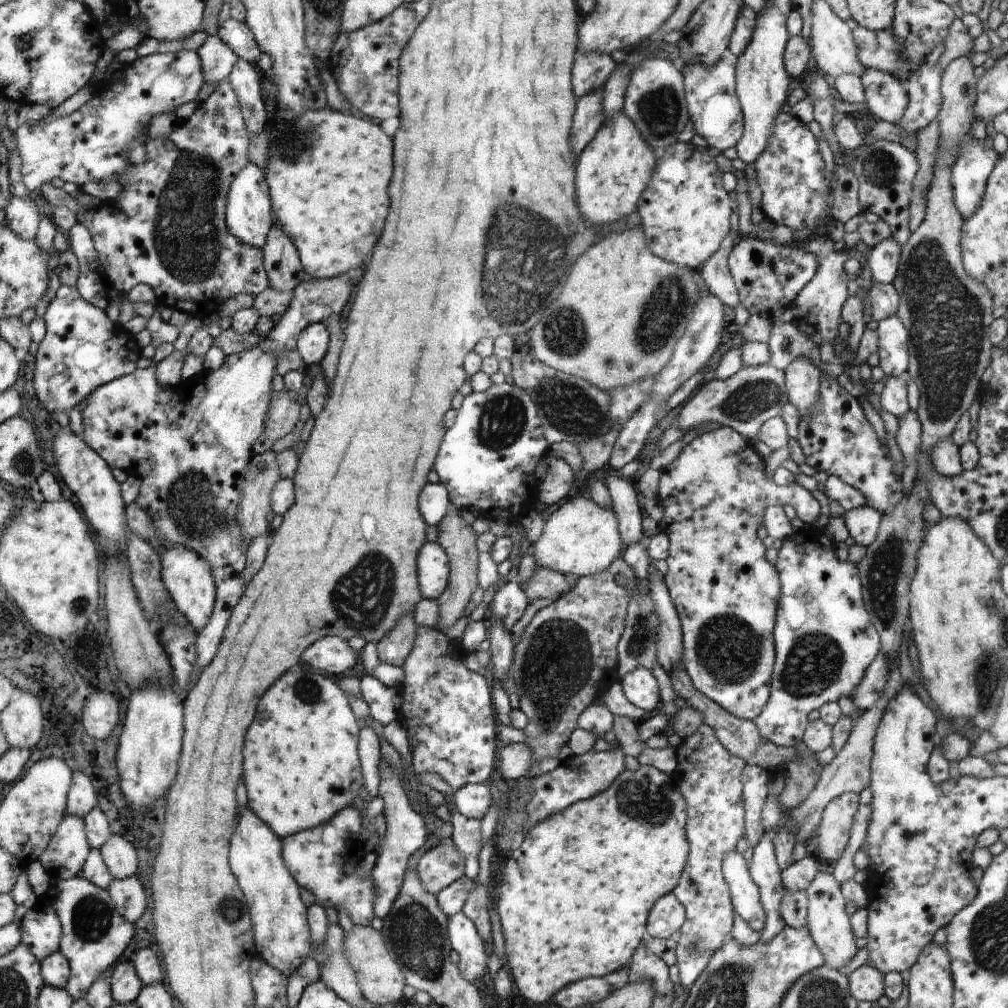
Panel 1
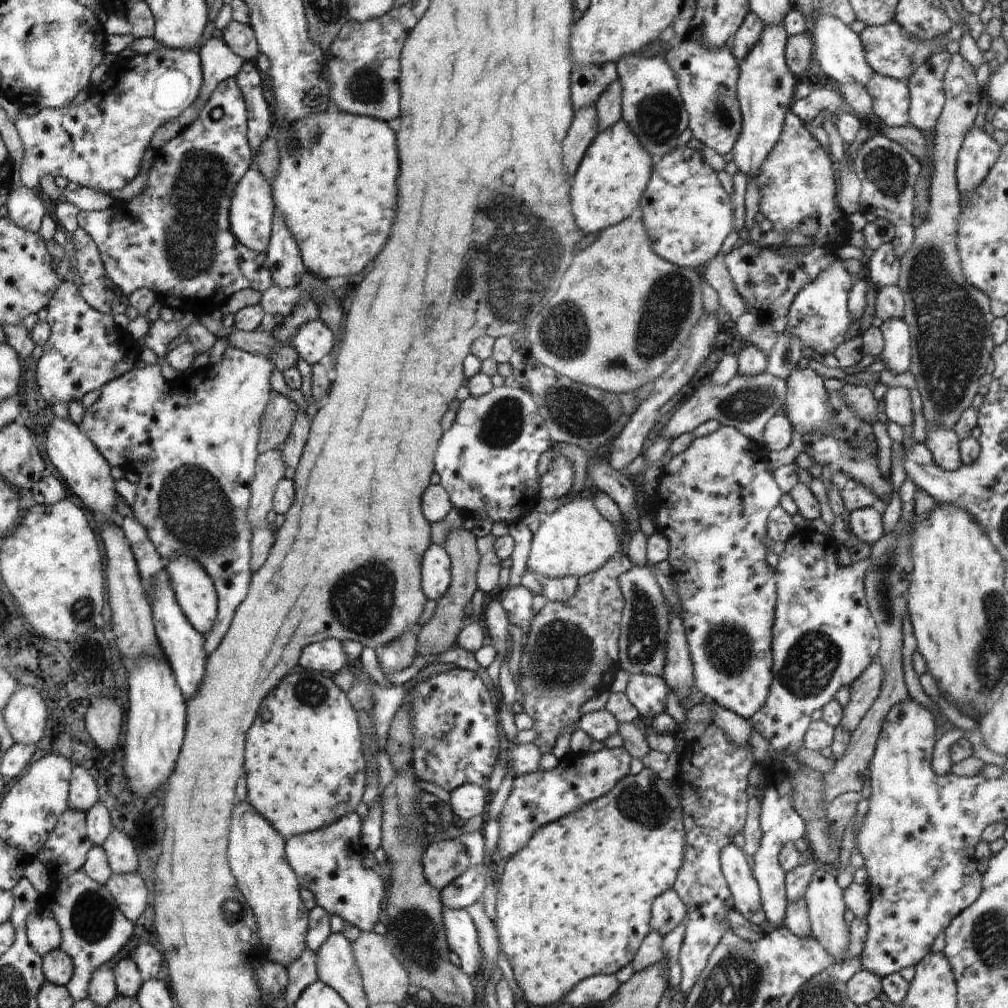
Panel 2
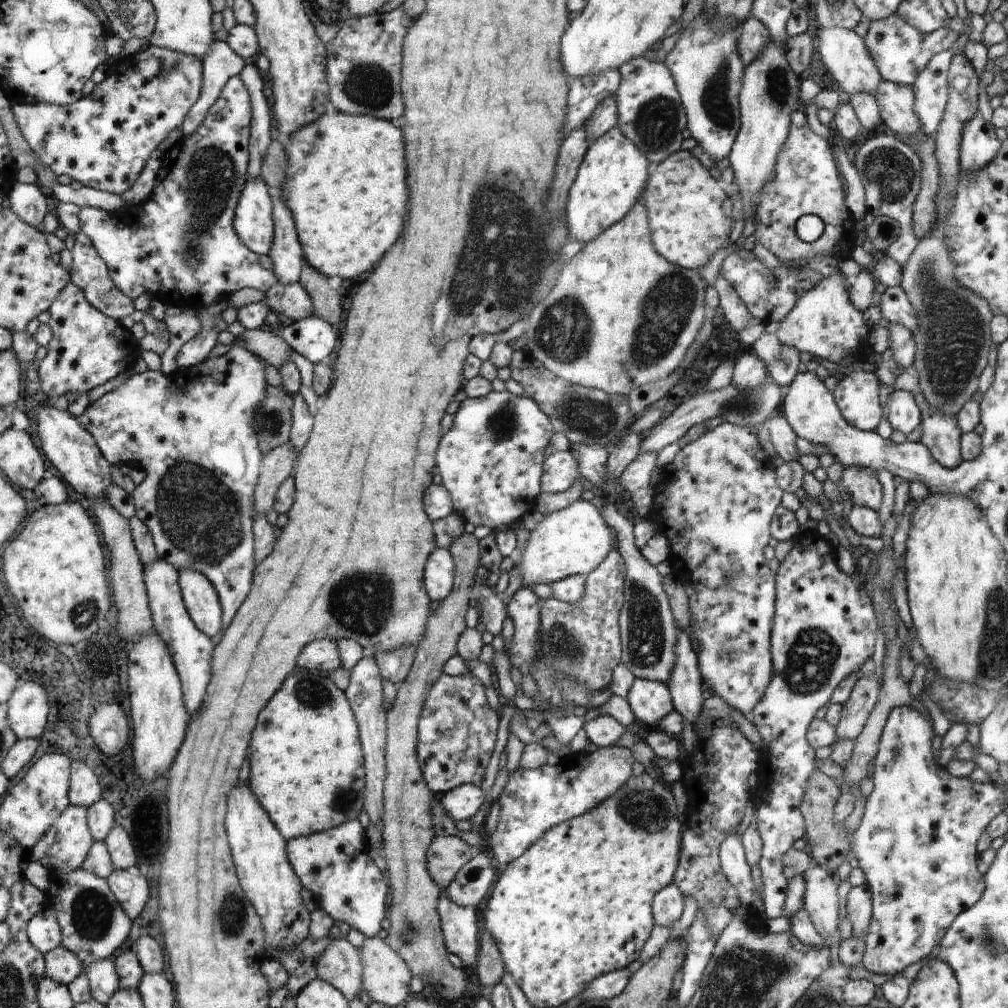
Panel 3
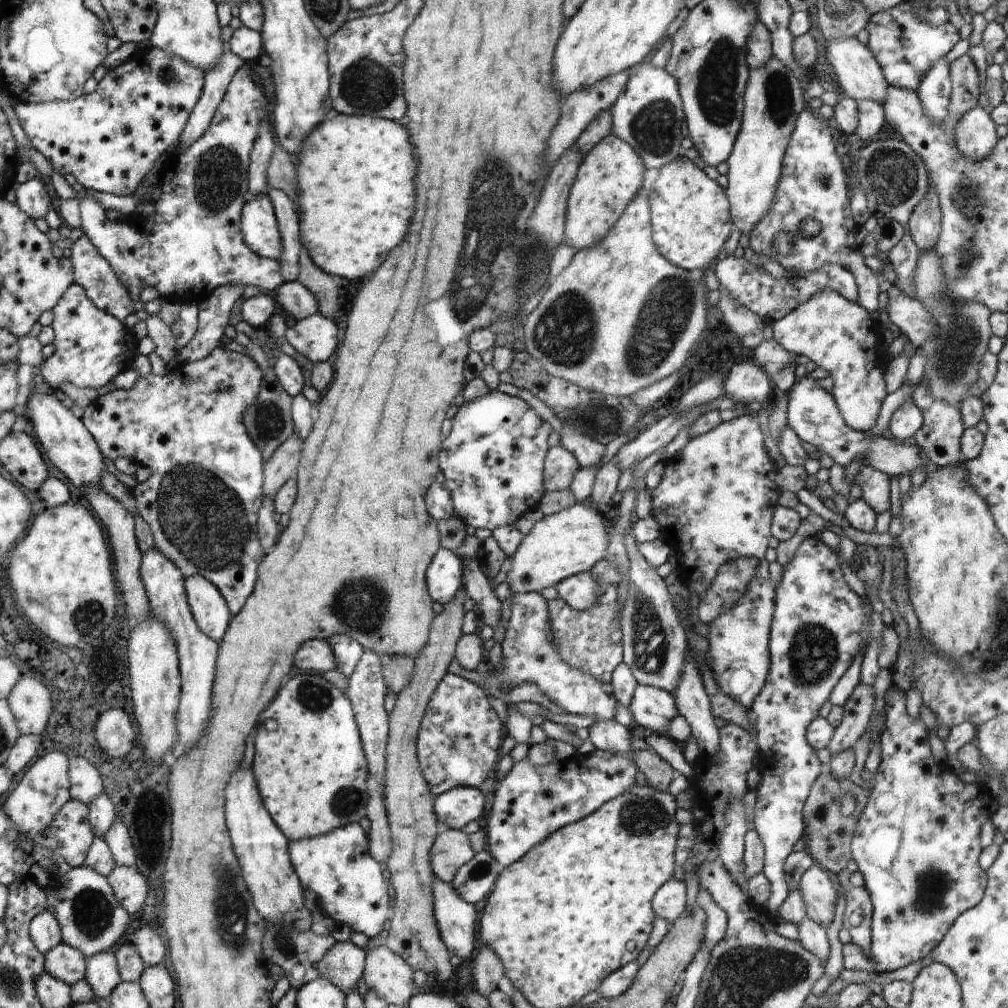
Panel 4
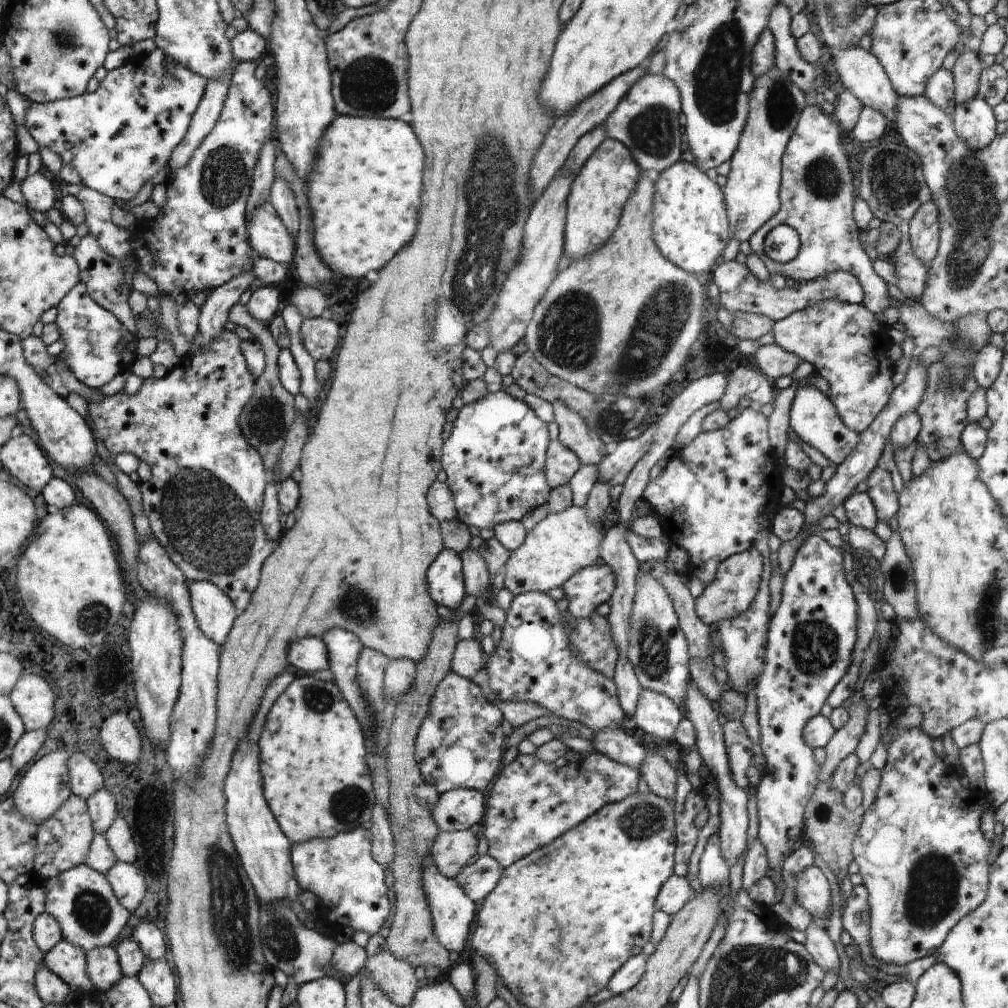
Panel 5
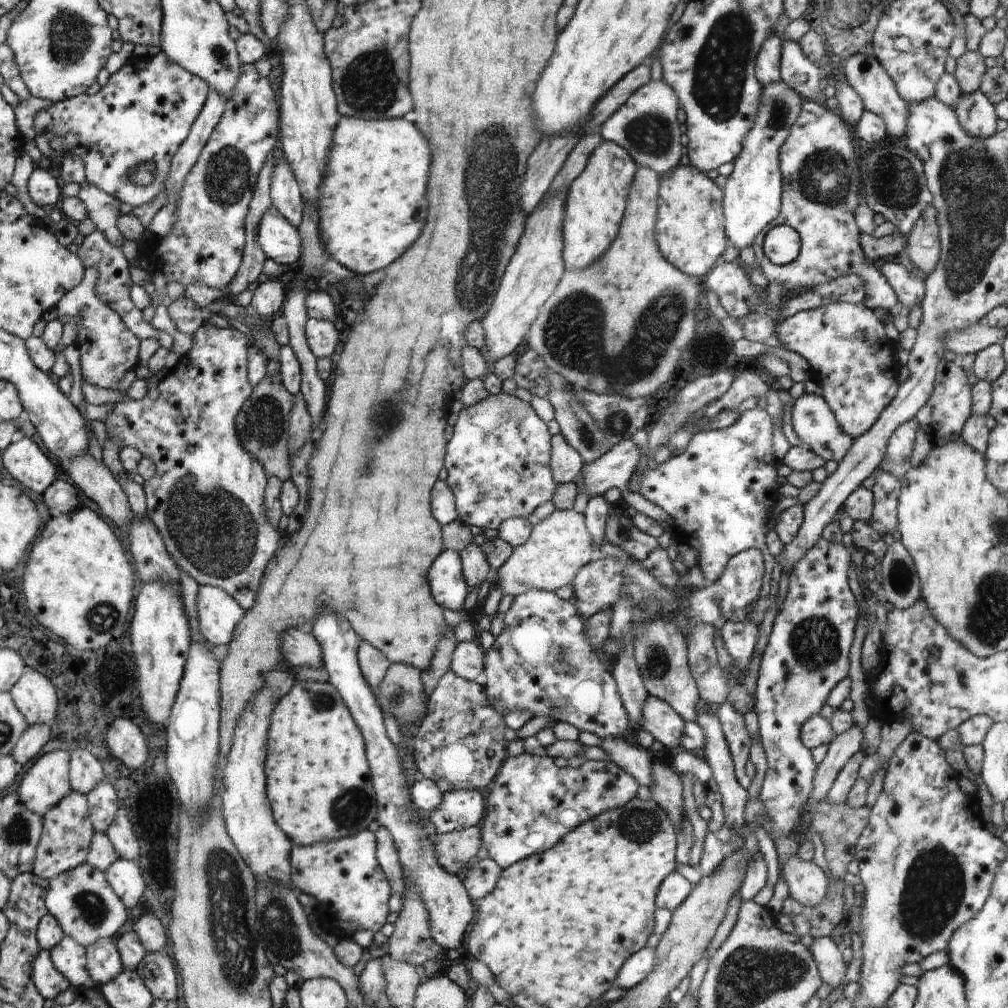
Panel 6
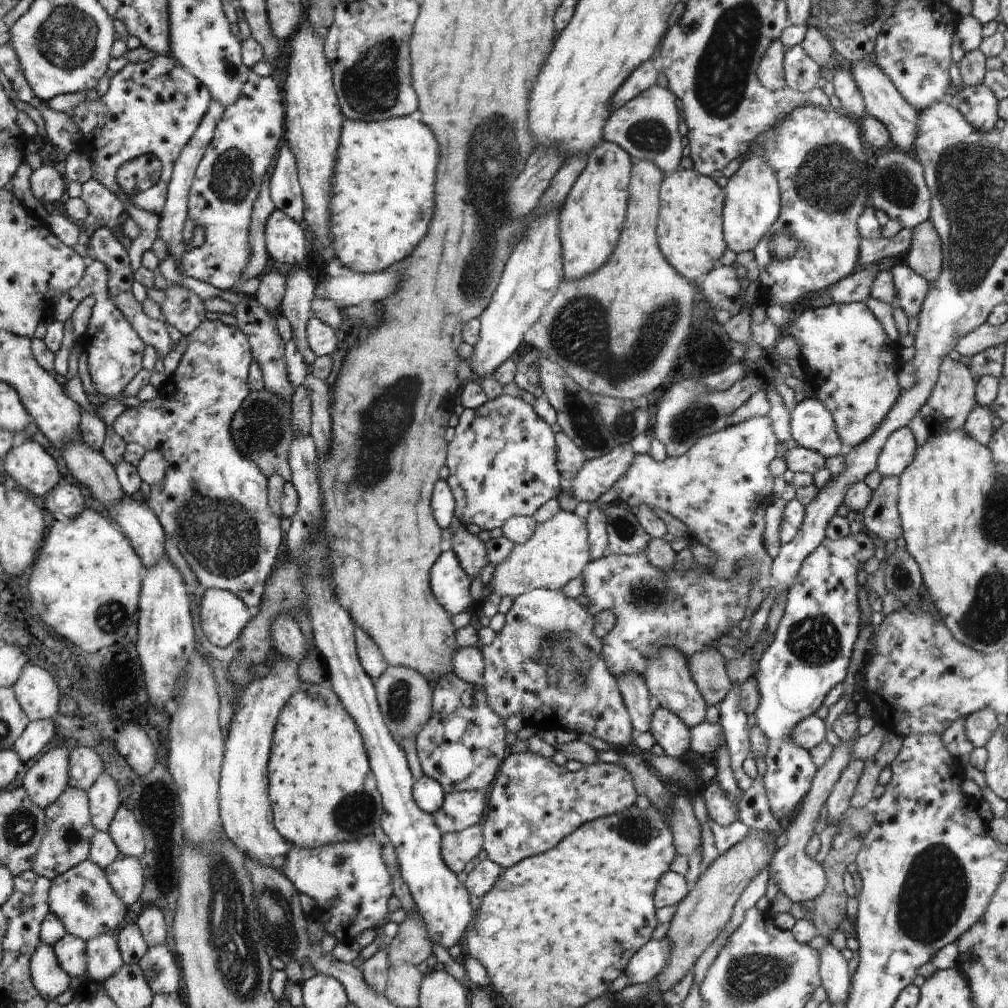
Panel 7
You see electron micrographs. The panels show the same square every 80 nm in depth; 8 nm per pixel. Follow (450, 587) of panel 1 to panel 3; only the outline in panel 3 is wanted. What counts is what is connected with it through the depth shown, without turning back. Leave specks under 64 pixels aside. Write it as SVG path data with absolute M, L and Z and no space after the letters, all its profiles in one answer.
M464 531L458 538L455 538L450 545L449 551L455 560L455 588L446 599L439 602L438 607L430 616L426 626L426 632L420 640L420 644L415 648L415 662L411 668L410 674L403 682L396 685L397 693L390 710L387 712L386 738L385 738L385 769L386 776L383 784L383 813L382 813L382 844L380 854L386 859L389 879L391 880L392 900L391 911L388 915L390 920L390 929L385 938L387 943L408 964L412 974L420 976L425 982L424 984L432 986L434 990L446 998L446 1000L456 1001L466 994L466 976L462 970L454 968L448 962L448 949L444 946L442 921L439 919L438 904L440 891L442 890L436 880L432 878L428 870L427 852L435 838L432 819L430 815L430 801L435 794L427 781L424 780L421 764L418 759L418 734L419 720L421 712L424 708L425 700L432 688L432 684L436 683L439 676L442 675L442 666L445 662L458 654L459 636L466 631L464 624L464 616L467 616L468 602L470 596L476 596L474 586L476 582L476 568L479 568L478 560L482 560L482 550L478 550L478 540L474 538L472 533Z

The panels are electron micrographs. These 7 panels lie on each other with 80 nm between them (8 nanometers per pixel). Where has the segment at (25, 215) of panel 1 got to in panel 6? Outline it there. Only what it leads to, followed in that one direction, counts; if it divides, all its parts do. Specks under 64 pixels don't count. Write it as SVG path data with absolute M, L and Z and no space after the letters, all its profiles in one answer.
M39 166L33 170L26 188L28 188L32 202L42 208L50 206L50 204L58 204L58 200L60 200L60 184L46 170L46 166Z

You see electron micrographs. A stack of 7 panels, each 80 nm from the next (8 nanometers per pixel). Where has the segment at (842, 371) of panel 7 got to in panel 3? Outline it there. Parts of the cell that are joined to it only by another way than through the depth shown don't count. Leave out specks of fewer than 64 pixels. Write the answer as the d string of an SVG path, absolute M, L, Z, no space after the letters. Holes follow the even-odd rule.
M838 273L827 276L796 301L794 308L784 320L781 320L780 328L775 332L782 345L795 346L807 358L818 356L818 361L821 359L830 360L830 362L837 362L841 366L843 366L841 362L844 358L852 357L850 354L854 354L858 343L867 339L872 324L871 322L865 323L862 313L856 310L850 302L849 289L844 278L846 278L845 275L840 276ZM854 360L853 364L849 365L854 367L854 372L839 377L838 385L833 391L833 395L838 405L839 411L842 416L849 422L854 428L861 431L876 431L876 427L880 424L880 419L884 414L884 403L880 401L880 381L876 377L875 373L868 373L855 366L860 361Z

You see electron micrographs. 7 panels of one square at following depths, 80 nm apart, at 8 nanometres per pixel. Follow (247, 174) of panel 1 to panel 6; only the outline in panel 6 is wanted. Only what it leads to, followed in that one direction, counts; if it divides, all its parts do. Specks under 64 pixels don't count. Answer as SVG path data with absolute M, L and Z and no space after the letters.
M274 205L267 208L259 222L257 241L266 258L278 264L292 264L302 254L298 229Z

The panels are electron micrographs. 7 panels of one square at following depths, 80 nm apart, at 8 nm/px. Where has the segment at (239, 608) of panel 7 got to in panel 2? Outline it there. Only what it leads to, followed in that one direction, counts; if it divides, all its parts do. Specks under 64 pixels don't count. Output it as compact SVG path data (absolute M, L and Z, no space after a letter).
M178 555L165 566L165 573L169 576L176 600L187 619L200 633L208 634L218 618L218 593L208 572L196 559L188 555Z

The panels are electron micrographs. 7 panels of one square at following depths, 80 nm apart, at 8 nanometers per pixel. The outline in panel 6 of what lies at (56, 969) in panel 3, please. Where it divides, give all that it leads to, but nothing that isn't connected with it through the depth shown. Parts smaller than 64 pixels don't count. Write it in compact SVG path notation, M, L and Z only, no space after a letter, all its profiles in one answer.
M64 936L62 940L49 950L51 961L62 976L71 981L71 985L78 987L94 988L95 982L92 980L91 973L87 969L87 953L84 945L72 937Z

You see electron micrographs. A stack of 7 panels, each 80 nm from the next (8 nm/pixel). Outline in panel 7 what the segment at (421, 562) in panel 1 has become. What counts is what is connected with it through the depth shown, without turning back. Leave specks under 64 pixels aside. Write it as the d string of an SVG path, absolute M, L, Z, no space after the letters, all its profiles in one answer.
M452 549L442 552L432 565L430 588L438 604L450 614L464 612L472 604L470 578Z

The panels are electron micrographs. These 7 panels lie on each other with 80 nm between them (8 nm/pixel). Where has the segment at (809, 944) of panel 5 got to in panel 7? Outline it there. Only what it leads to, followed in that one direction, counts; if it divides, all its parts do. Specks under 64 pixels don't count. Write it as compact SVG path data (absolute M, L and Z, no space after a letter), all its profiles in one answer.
M832 943L819 951L819 977L832 1005L844 1005L849 998L850 972L848 962Z

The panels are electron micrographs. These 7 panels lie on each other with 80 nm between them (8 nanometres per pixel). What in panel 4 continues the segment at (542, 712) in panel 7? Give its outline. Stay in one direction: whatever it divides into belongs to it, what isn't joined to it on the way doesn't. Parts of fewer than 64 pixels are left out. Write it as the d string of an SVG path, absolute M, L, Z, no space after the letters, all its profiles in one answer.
M539 592L516 593L511 598L510 623L501 643L504 661L502 672L491 674L493 685L510 682L513 688L522 682L533 682L554 704L570 714L586 714L596 721L613 719L617 698L610 683L603 683L589 674L570 668L560 658L549 623L548 601Z

